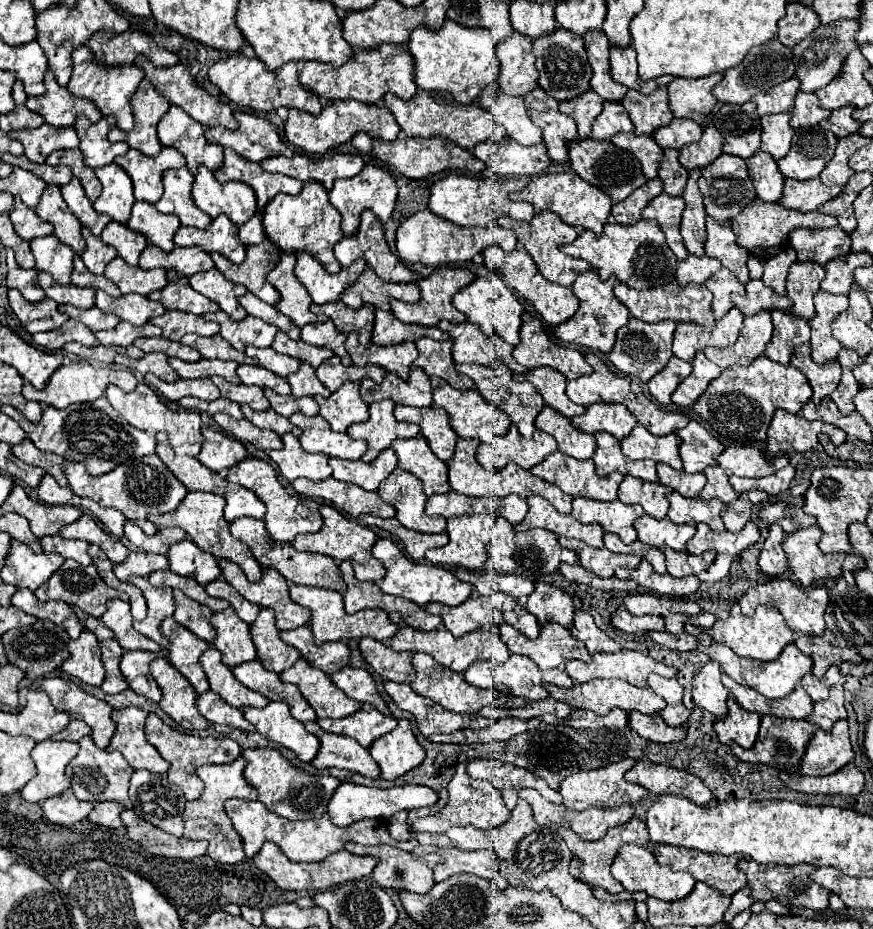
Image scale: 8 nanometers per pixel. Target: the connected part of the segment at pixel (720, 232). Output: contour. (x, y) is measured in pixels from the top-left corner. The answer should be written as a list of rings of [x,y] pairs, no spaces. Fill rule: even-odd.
[[[707,216],[707,242],[705,242],[705,252],[711,258],[717,258],[727,270],[731,270],[741,284],[747,284],[749,270],[747,270],[747,260],[749,254],[745,248],[739,248],[735,242],[735,234],[729,226],[721,226],[717,220]]]

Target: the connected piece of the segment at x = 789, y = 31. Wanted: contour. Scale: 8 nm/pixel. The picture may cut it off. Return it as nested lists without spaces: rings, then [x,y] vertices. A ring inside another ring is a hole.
[[[787,4],[785,16],[779,20],[779,42],[787,48],[793,48],[797,42],[807,38],[817,26],[819,26],[819,16],[805,4]]]

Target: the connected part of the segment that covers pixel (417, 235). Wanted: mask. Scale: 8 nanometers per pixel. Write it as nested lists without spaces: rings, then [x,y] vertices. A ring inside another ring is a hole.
[[[429,210],[413,214],[397,230],[397,254],[401,256],[401,260],[407,264],[409,262],[411,264],[425,264],[425,266],[433,266],[433,268],[439,268],[443,264],[449,266],[449,264],[457,264],[457,262],[467,262],[491,244],[499,244],[505,252],[513,252],[517,238],[511,230],[505,230],[501,226],[463,228],[463,226],[451,224],[451,222],[435,216]]]

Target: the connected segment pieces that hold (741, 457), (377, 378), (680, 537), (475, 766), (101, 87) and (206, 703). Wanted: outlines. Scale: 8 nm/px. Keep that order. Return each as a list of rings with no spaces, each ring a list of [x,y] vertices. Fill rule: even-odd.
[[[731,446],[725,448],[717,460],[717,464],[725,470],[729,470],[735,476],[747,476],[747,478],[761,478],[775,474],[781,466],[787,466],[787,458],[777,458],[767,464],[767,458],[761,454],[755,446]]]
[[[333,356],[331,360],[325,360],[319,368],[317,368],[317,378],[331,390],[339,390],[345,382],[361,382],[365,378],[371,378],[373,382],[381,384],[385,378],[385,370],[379,366],[343,366],[339,356]]]
[[[641,516],[635,520],[635,528],[639,532],[639,540],[653,548],[673,548],[685,550],[687,542],[695,536],[695,526],[689,524],[673,524],[669,518],[657,520],[653,516]]]
[[[475,758],[467,764],[467,774],[471,778],[479,778],[479,780],[487,780],[491,782],[505,800],[505,806],[509,810],[515,808],[517,802],[517,792],[521,788],[533,788],[537,790],[545,800],[553,802],[553,804],[561,804],[561,794],[551,790],[547,786],[547,782],[543,782],[543,778],[513,766],[513,764],[505,764],[501,760],[491,760],[491,758]]]
[[[87,46],[77,48],[73,52],[73,76],[67,84],[67,90],[77,96],[93,102],[103,116],[115,116],[117,118],[117,128],[121,130],[131,130],[133,128],[133,112],[131,112],[131,96],[139,82],[143,80],[143,70],[135,66],[123,66],[123,68],[103,68],[97,66],[97,62],[91,56],[91,50]]]
[[[205,692],[197,698],[197,708],[201,710],[201,714],[211,722],[211,724],[225,724],[225,726],[233,726],[239,728],[243,732],[253,732],[253,724],[249,724],[243,716],[243,710],[229,706],[225,700],[221,700],[219,696],[215,696],[215,692]]]

